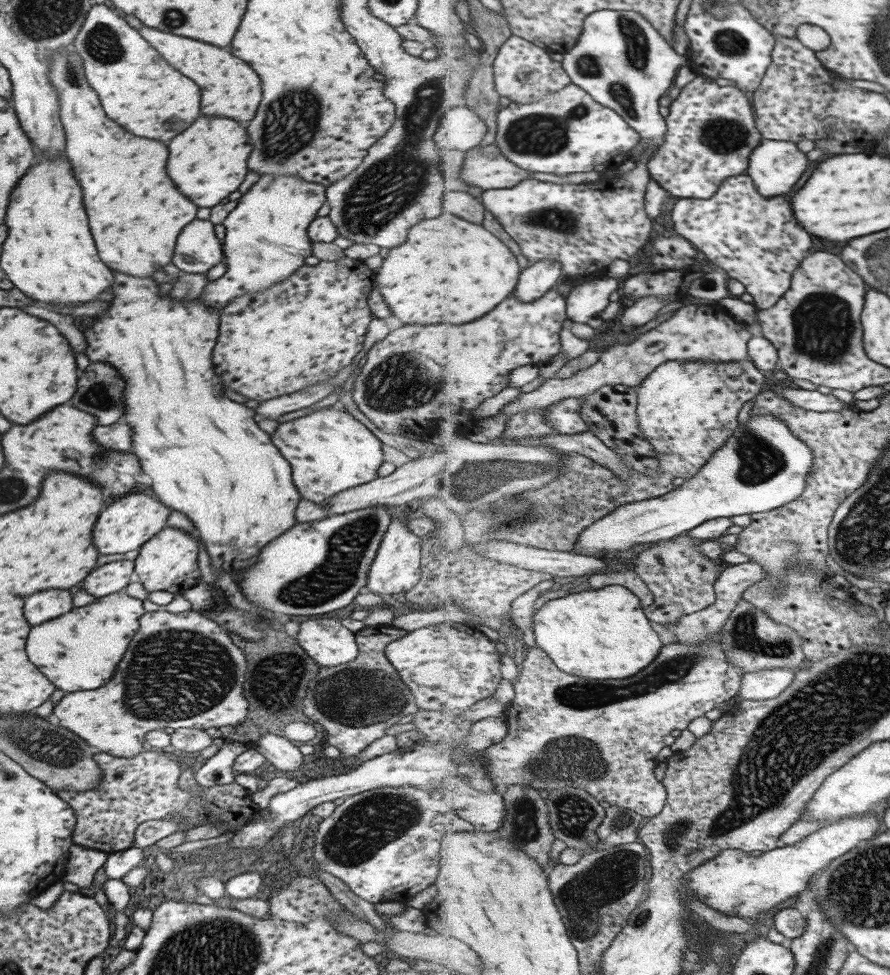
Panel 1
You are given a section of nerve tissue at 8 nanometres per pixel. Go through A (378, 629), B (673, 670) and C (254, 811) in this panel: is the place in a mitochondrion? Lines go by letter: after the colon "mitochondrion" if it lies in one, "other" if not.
A: other
B: mitochondrion
C: other

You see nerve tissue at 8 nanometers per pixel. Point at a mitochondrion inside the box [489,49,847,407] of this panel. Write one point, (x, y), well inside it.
(539, 135)

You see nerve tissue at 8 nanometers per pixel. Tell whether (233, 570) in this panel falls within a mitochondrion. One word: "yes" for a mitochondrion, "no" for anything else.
no

